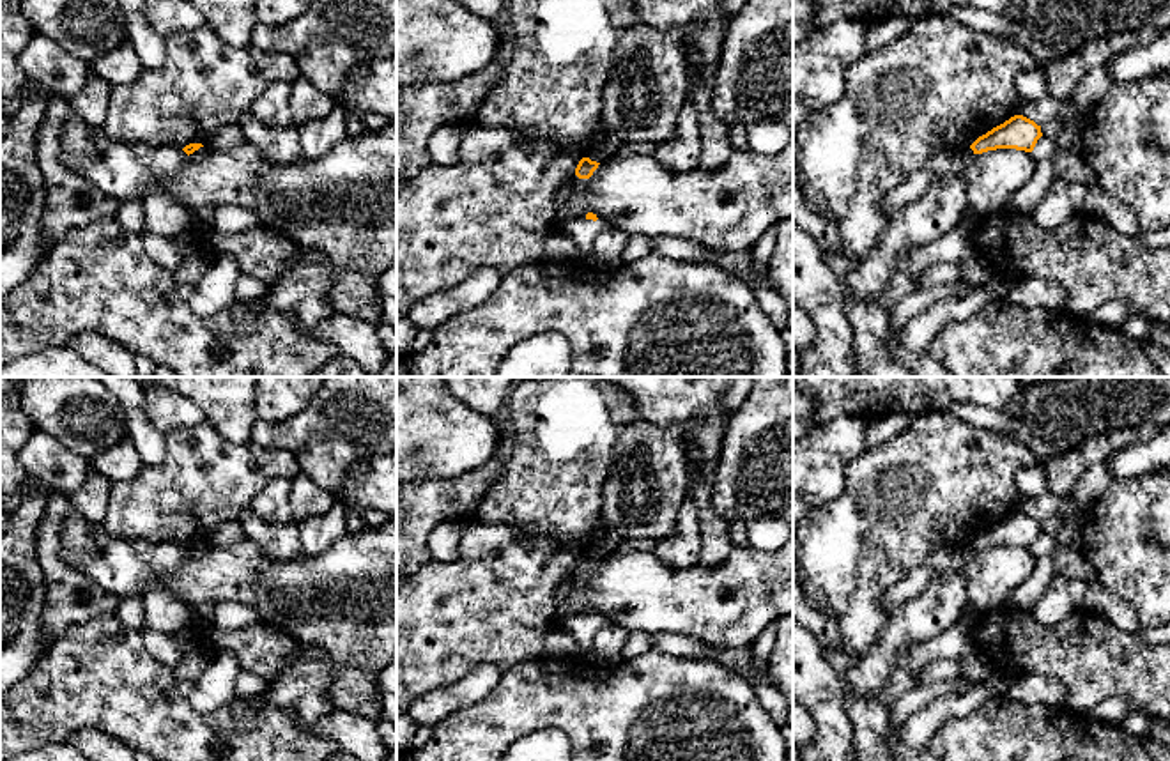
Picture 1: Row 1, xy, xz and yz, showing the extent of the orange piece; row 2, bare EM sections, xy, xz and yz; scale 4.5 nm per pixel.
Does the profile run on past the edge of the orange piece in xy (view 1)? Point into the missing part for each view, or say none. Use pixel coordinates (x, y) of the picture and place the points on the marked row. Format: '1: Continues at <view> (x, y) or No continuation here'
1: No continuation here

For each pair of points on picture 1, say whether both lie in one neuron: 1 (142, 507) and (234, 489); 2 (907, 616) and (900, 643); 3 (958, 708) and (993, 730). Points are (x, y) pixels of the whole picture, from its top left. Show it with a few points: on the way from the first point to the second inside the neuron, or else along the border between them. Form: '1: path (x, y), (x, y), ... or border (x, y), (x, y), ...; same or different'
1: path (165, 503), (184, 498), (193, 489), (211, 489); same
2: path (907, 623), (900, 636); same
3: border (993, 696), (967, 714), (951, 715), (931, 737); different

